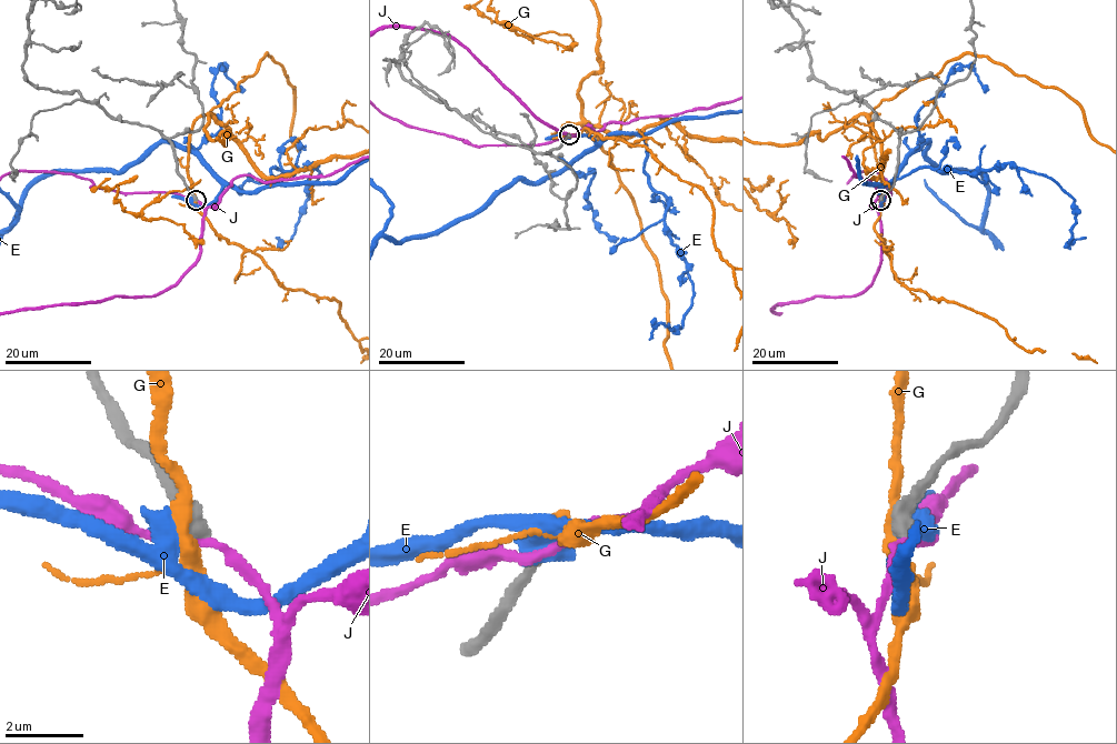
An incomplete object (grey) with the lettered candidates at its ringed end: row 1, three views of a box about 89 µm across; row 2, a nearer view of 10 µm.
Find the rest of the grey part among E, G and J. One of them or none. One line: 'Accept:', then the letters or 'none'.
Accept: none

